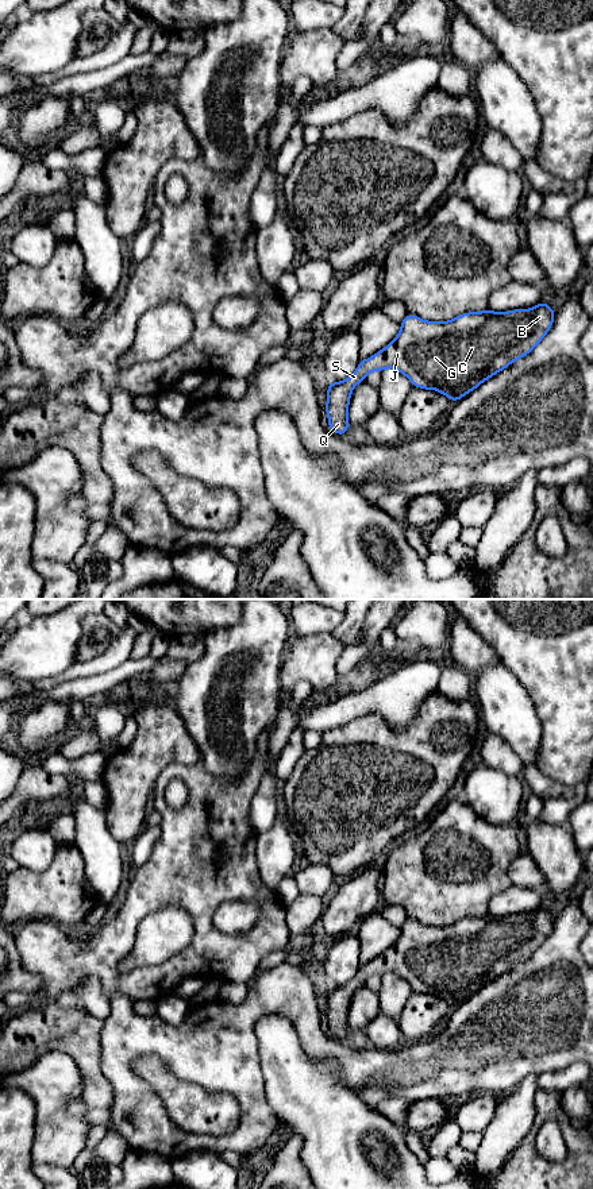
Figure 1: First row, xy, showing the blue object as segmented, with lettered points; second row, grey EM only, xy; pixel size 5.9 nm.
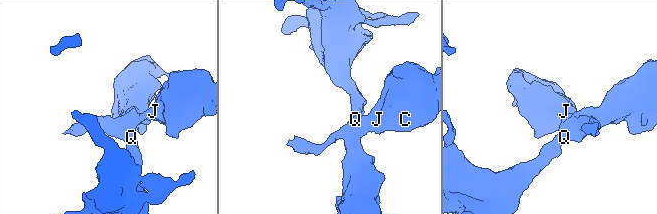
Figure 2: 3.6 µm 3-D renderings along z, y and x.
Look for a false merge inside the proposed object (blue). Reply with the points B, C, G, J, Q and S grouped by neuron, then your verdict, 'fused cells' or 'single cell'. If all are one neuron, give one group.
B C G J Q S; single cell

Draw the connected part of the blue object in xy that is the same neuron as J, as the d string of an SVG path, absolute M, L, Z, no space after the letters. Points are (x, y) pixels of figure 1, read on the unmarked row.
M543 904L531 914L508 916L466 916L448 926L427 926L407 918L400 937L382 954L361 964L355 976L340 987L328 987L326 1018L331 1036L346 1041L349 1032L349 1008L353 993L365 987L371 976L394 973L405 980L413 992L436 995L451 1007L457 1007L485 985L535 954L554 930L555 914Z

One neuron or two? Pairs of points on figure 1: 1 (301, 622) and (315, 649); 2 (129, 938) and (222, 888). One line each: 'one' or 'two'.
1: two
2: one

